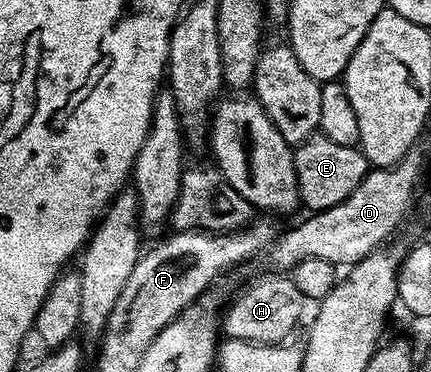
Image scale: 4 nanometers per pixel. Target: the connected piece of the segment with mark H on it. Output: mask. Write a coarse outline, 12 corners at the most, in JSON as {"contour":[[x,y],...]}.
{"contour":[[260,274],[236,294],[229,338],[280,344],[307,299],[291,277]]}

